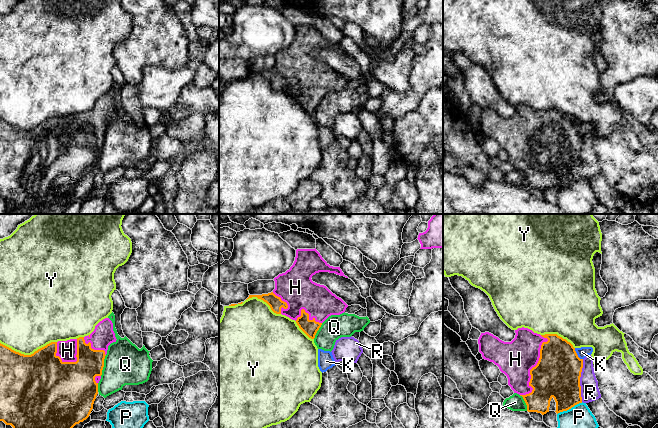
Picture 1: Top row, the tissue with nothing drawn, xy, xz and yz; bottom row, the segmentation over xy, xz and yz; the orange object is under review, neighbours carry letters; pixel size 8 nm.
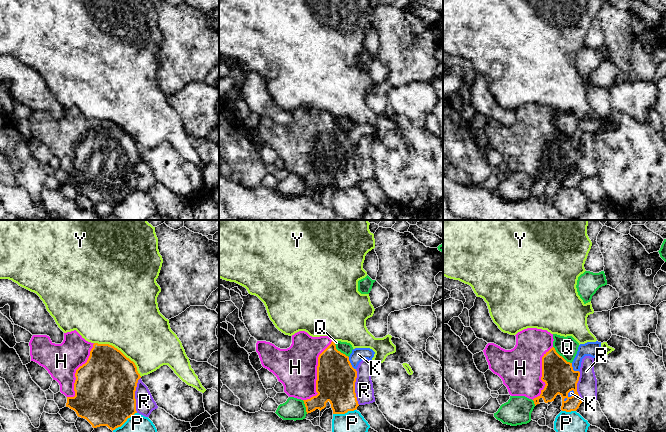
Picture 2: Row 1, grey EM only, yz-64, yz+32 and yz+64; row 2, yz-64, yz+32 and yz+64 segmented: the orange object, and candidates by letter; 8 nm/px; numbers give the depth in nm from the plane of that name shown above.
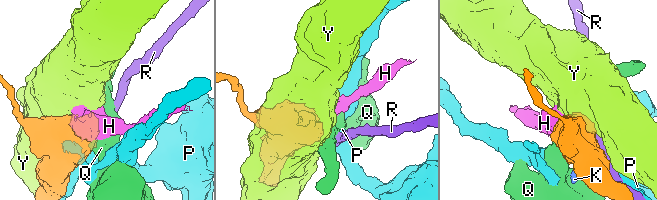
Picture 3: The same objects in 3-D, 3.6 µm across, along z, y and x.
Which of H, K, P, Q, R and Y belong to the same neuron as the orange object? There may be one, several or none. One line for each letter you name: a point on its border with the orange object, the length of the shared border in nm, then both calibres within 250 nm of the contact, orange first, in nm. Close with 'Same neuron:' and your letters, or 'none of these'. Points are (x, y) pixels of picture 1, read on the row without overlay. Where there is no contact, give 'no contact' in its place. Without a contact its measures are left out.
H: meets orange in yz at (533, 143); contact 500 nm long; 380 nm thick on the orange side, 300 nm on the other
Same neuron: H

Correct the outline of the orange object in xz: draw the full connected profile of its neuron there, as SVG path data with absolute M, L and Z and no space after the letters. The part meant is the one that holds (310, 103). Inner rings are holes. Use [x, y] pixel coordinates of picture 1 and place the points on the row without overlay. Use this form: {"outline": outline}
{"outline": "M297 25L296 26L296 33L295 33L295 37L293 39L293 41L290 43L289 46L287 46L285 49L282 49L282 50L279 50L277 53L274 54L274 57L275 57L275 65L271 68L271 69L268 69L268 70L262 70L262 71L249 71L249 74L252 74L252 73L257 73L258 75L261 75L263 76L264 78L266 78L271 86L276 89L276 90L282 90L282 91L285 91L287 93L289 93L290 95L292 96L295 96L297 101L299 102L299 104L311 115L314 115L315 114L315 111L317 109L317 107L319 106L319 104L321 103L322 99L331 91L340 91L342 89L345 88L346 84L348 83L348 81L339 73L337 73L335 70L333 70L326 62L324 61L320 61L320 60L317 60L315 58L312 57L312 52L315 51L316 49L319 49L319 48L329 48L329 49L335 49L337 51L340 51L340 52L344 52L346 54L348 54L347 52L344 51L344 49L342 48L342 46L340 45L340 43L333 43L333 42L330 42L323 34L322 32L320 31L320 29L315 25Z"}

